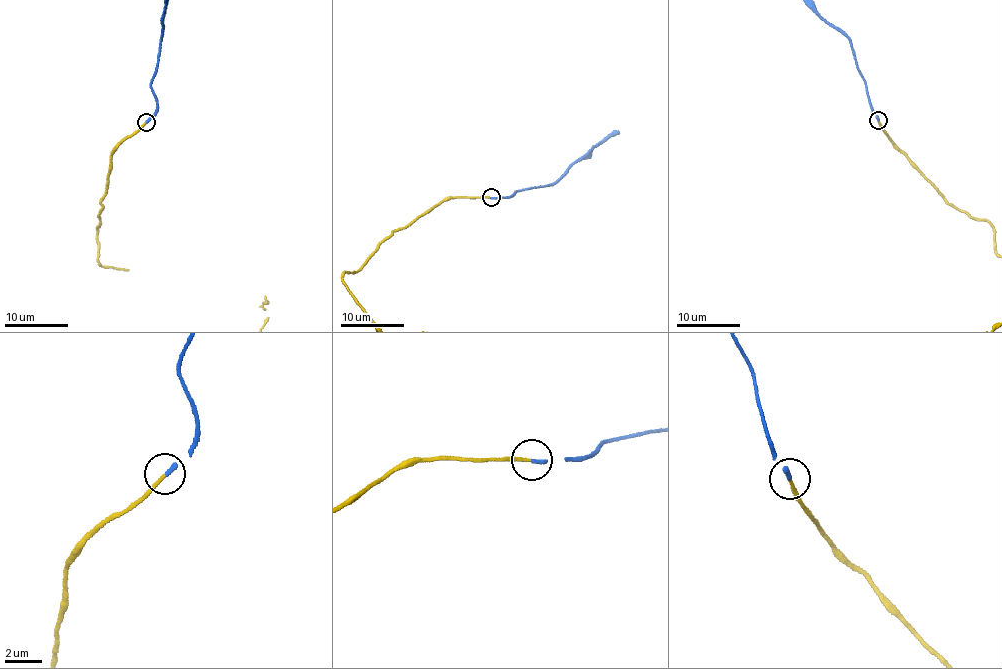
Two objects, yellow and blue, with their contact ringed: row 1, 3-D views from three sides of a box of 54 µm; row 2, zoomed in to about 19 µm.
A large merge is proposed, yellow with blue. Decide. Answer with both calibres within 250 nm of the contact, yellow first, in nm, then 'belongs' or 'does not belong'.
170 nm thick on the yellow side, 200 nm on the other; belongs

